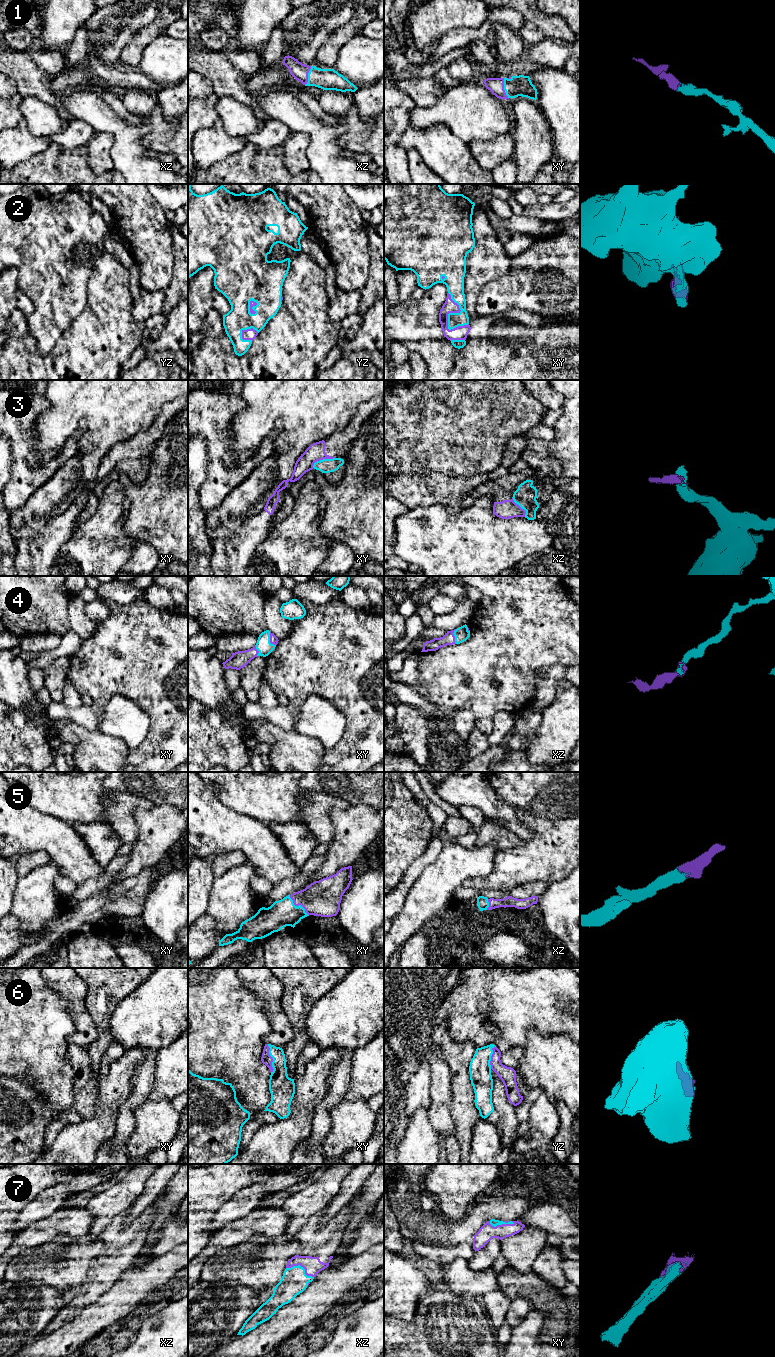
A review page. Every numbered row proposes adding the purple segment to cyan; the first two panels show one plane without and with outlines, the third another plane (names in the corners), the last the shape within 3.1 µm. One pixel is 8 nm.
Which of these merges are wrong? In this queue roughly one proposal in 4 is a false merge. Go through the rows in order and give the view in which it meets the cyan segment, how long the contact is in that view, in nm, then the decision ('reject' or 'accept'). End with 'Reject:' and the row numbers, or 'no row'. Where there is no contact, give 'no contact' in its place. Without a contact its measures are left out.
1: contact in xy; length 170 nm; accept
2: contact in xy; length 320 nm; accept
3: contact in xy; length 200 nm; reject
4: contact in xy; length 120 nm; accept
5: contact in xy; length 220 nm; accept
6: contact in xy; length 240 nm; accept
7: contact in xy; length 200 nm; accept
Reject: 3

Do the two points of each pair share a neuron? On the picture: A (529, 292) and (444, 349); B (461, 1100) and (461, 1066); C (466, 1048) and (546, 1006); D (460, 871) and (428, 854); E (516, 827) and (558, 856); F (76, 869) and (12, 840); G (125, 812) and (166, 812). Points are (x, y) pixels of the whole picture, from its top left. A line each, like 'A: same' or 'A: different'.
A: different
B: same
C: different
D: different
E: different
F: same
G: different

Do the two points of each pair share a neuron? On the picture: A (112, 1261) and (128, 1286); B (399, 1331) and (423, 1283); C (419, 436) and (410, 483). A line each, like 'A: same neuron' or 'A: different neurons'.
A: different neurons
B: different neurons
C: different neurons

